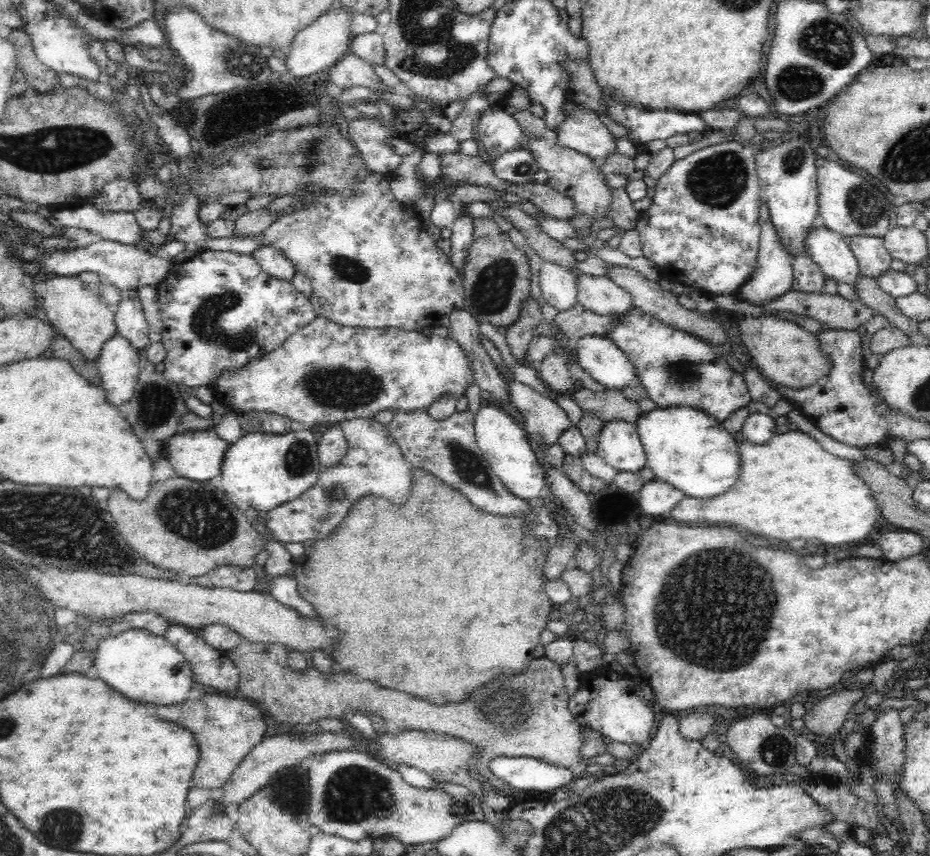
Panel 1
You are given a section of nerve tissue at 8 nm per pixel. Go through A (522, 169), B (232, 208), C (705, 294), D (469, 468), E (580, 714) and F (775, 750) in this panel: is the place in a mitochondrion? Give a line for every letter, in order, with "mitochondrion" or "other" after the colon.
A: mitochondrion
B: other
C: other
D: mitochondrion
E: other
F: mitochondrion

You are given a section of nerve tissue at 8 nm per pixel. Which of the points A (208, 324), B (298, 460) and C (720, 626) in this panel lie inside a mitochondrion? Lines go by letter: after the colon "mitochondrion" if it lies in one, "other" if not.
A: mitochondrion
B: mitochondrion
C: mitochondrion

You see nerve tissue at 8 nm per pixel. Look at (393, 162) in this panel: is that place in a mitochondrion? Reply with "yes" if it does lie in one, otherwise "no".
no

